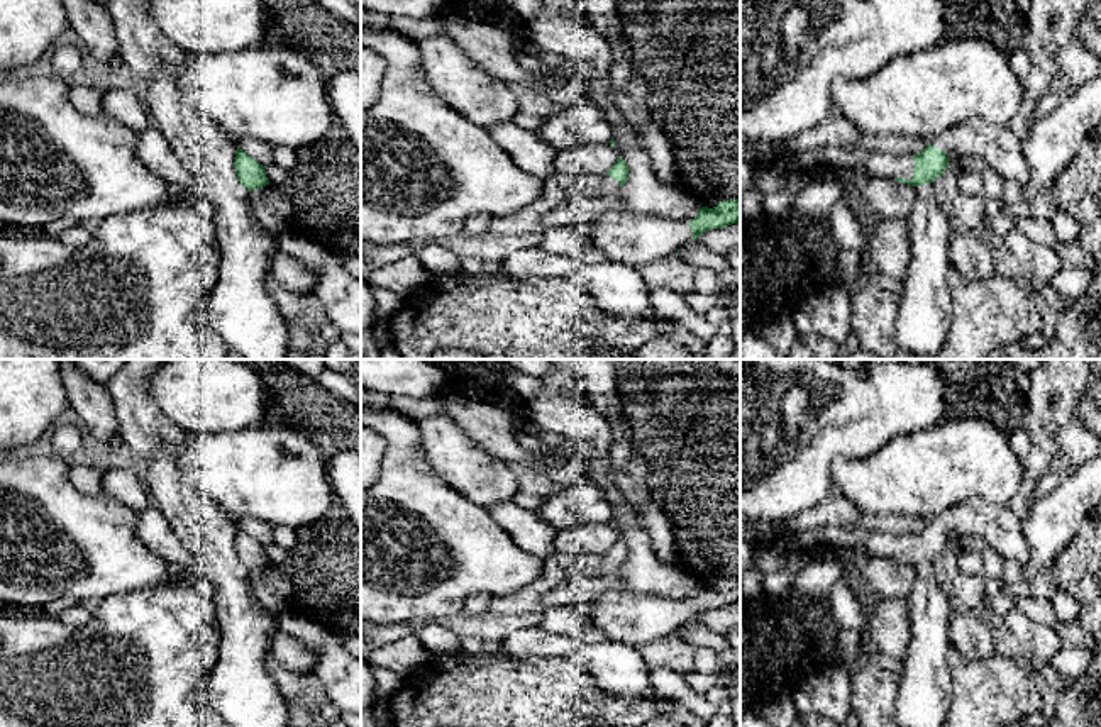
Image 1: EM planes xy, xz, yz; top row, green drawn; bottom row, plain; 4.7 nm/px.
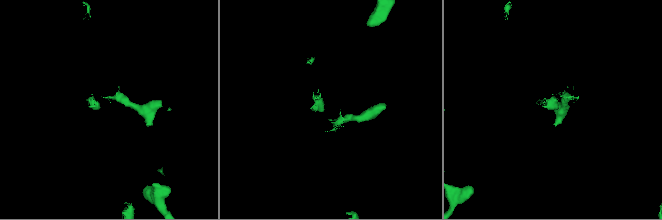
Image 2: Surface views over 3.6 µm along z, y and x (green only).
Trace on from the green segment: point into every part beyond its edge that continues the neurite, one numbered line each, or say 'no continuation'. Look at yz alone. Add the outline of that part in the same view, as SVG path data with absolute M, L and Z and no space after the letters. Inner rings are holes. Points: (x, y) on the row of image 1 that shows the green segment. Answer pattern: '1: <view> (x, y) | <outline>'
1: yz (995, 144) | M971 117L930 139L930 144L947 154L981 159L1004 181L1026 186L1030 180L1030 166L1021 141L1008 125Z
2: yz (878, 163) | M874 151L864 164L854 168L871 176L906 178L913 180L915 159L913 154L886 154Z

